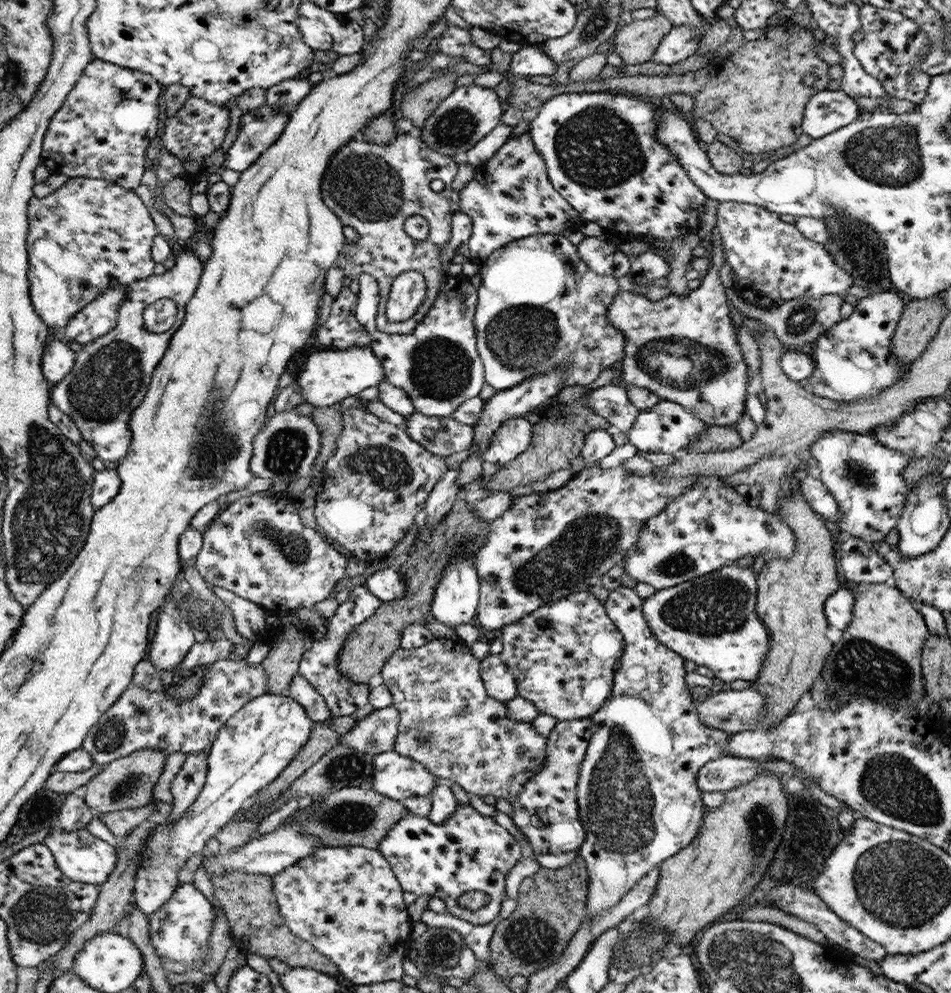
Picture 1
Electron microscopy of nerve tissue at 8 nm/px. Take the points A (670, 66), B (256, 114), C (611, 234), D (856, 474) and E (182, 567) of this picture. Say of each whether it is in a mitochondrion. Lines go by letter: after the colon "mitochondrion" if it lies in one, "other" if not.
A: other
B: other
C: other
D: mitochondrion
E: other

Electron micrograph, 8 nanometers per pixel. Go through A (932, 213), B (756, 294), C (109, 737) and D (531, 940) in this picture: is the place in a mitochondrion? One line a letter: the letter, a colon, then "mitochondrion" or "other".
A: other
B: other
C: mitochondrion
D: mitochondrion

